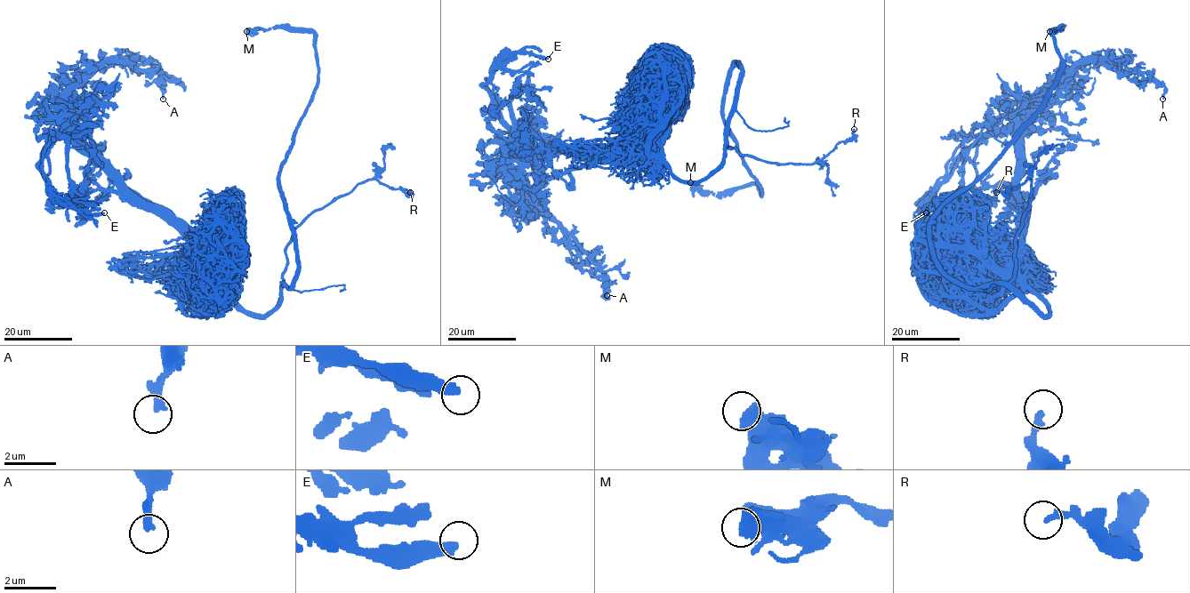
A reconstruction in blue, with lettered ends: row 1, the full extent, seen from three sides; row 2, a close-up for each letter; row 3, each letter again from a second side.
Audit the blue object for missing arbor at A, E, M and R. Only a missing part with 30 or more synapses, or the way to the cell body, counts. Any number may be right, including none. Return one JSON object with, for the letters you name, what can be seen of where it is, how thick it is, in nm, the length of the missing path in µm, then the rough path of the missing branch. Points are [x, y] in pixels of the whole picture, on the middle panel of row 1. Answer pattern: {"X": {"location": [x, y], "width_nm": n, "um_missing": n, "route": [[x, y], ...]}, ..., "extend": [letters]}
{"M": {"location": [690, 182], "width_nm": 700, "um_missing": 15}, "extend": ["M"]}

